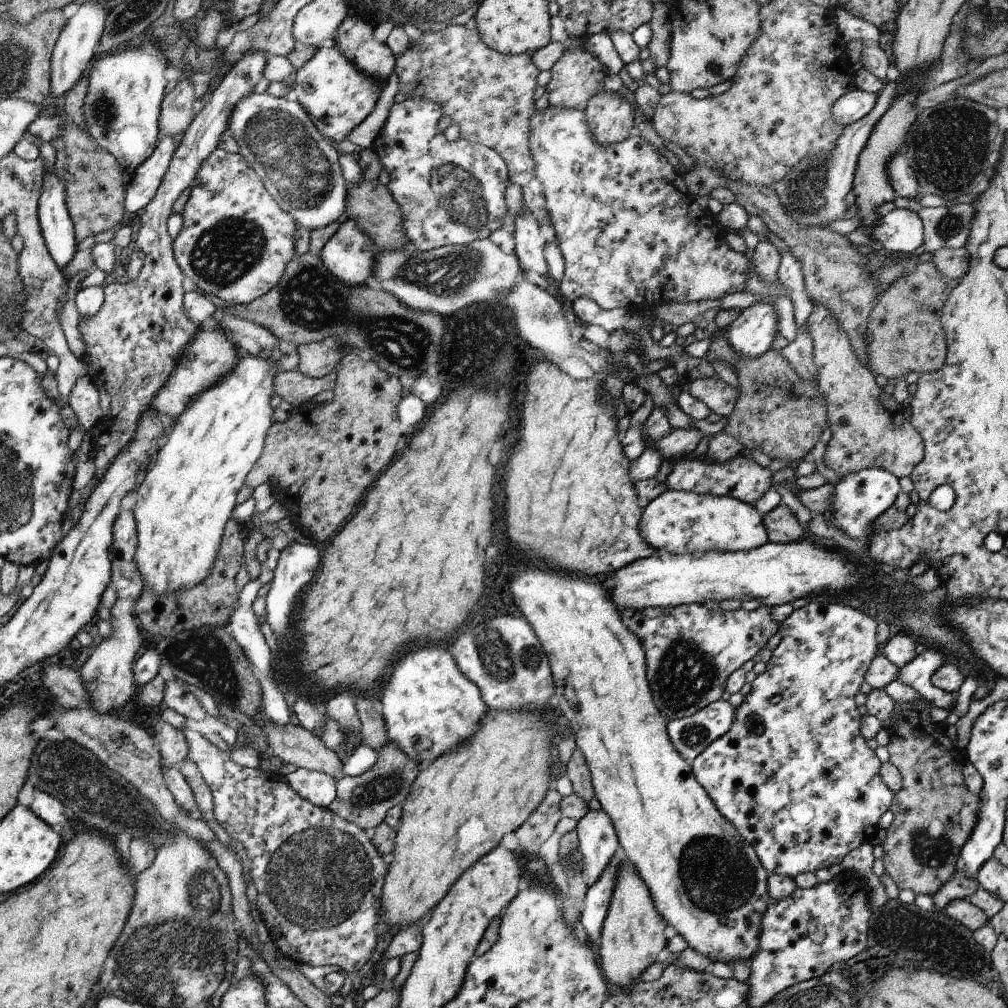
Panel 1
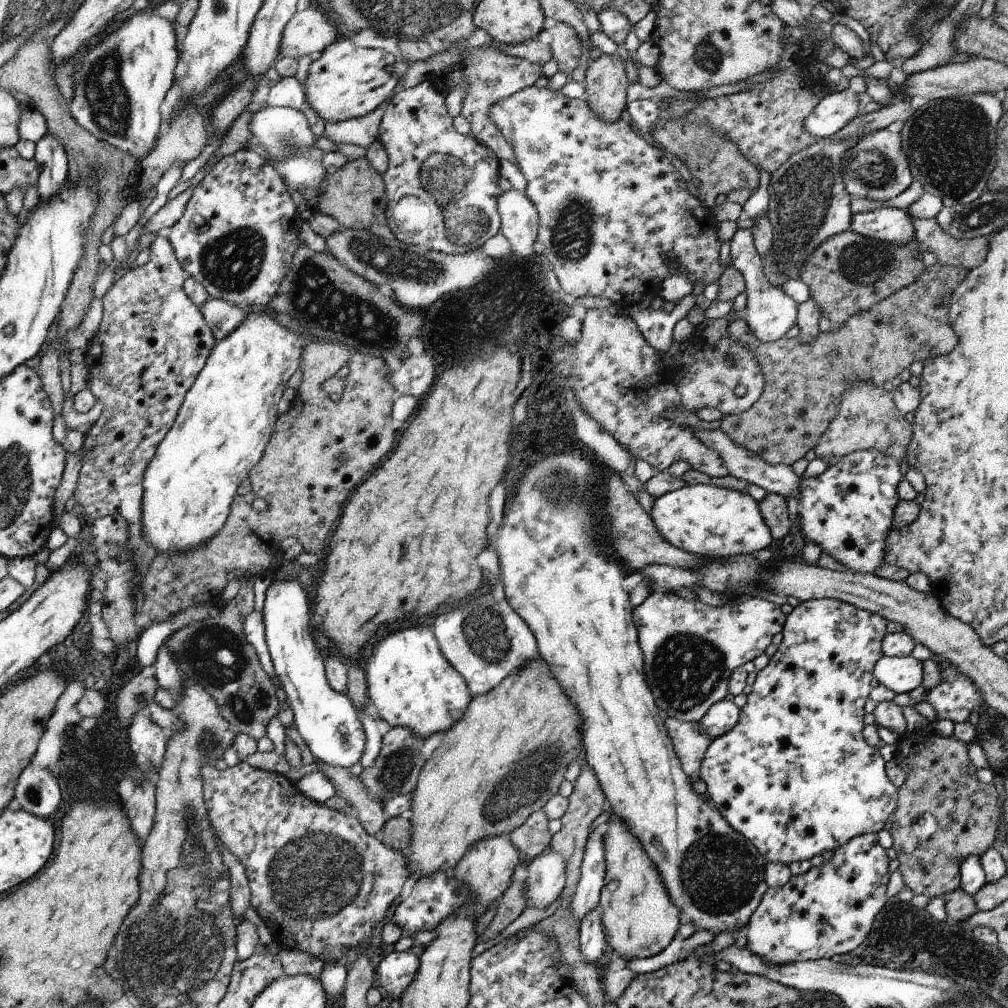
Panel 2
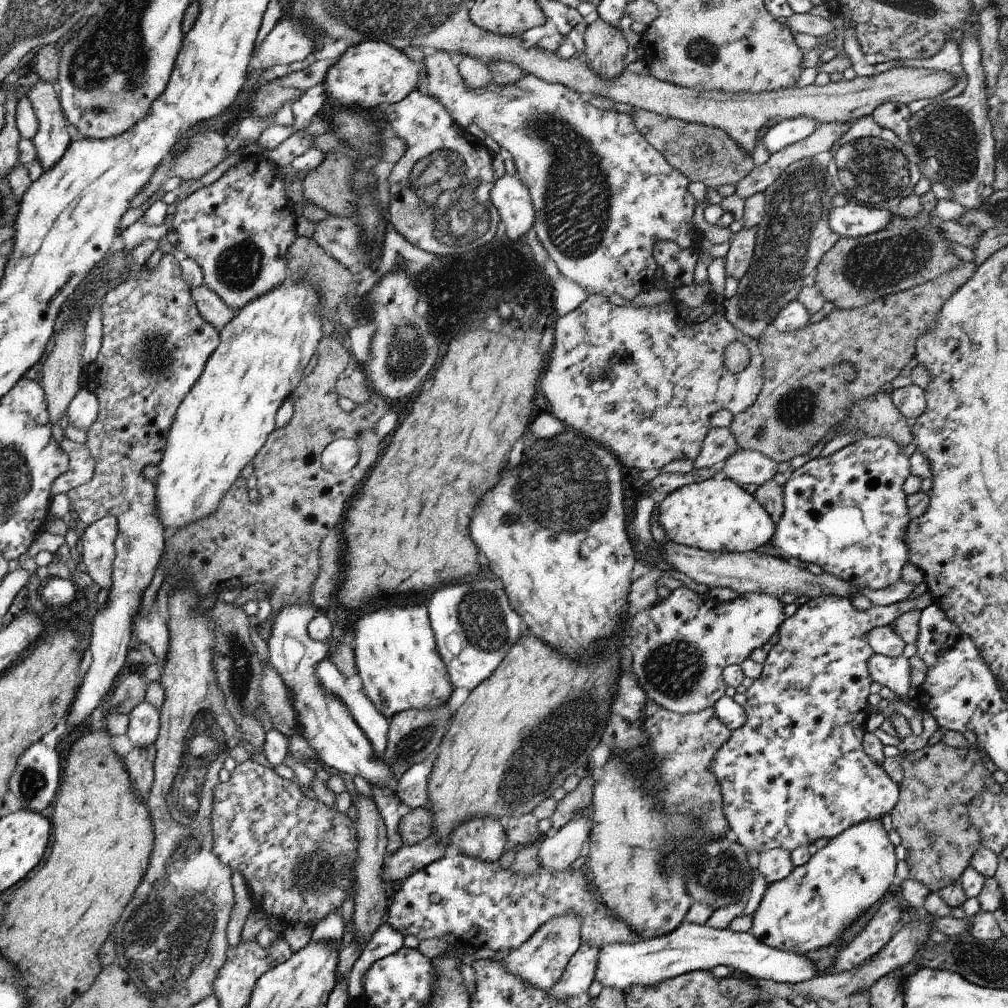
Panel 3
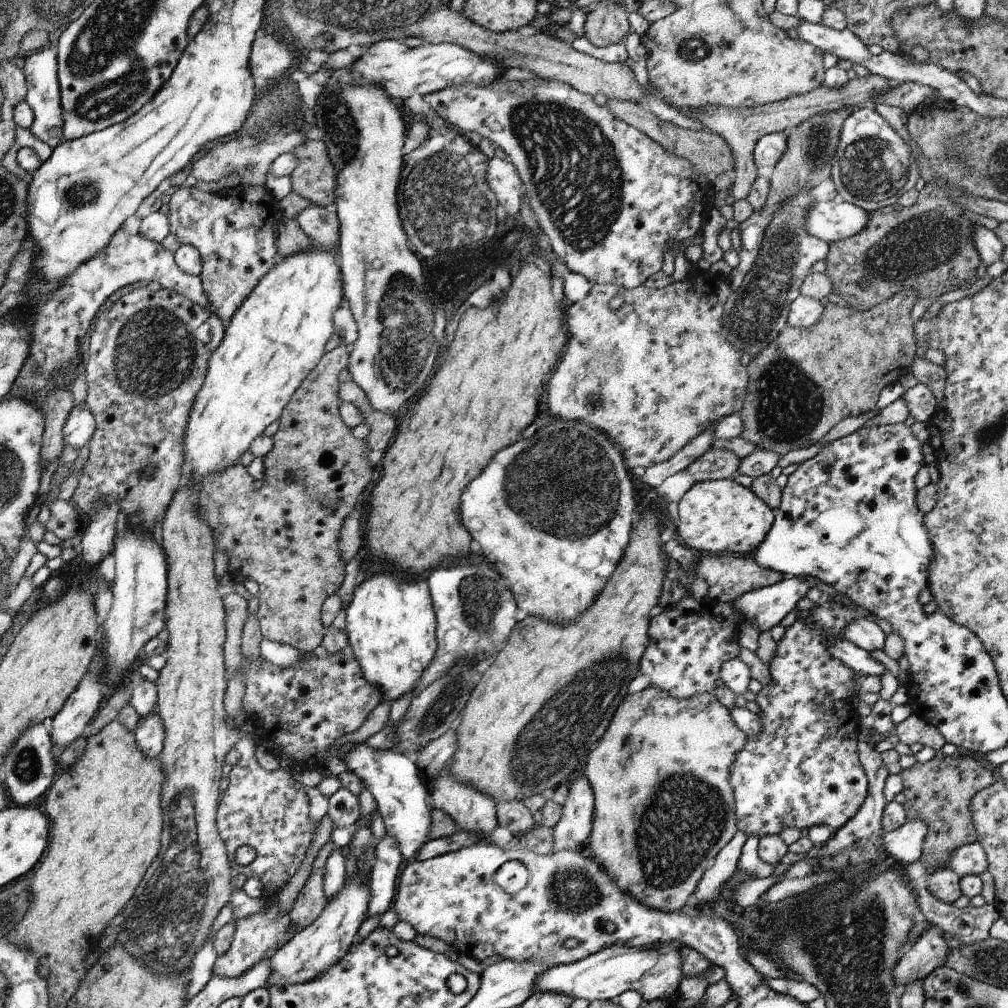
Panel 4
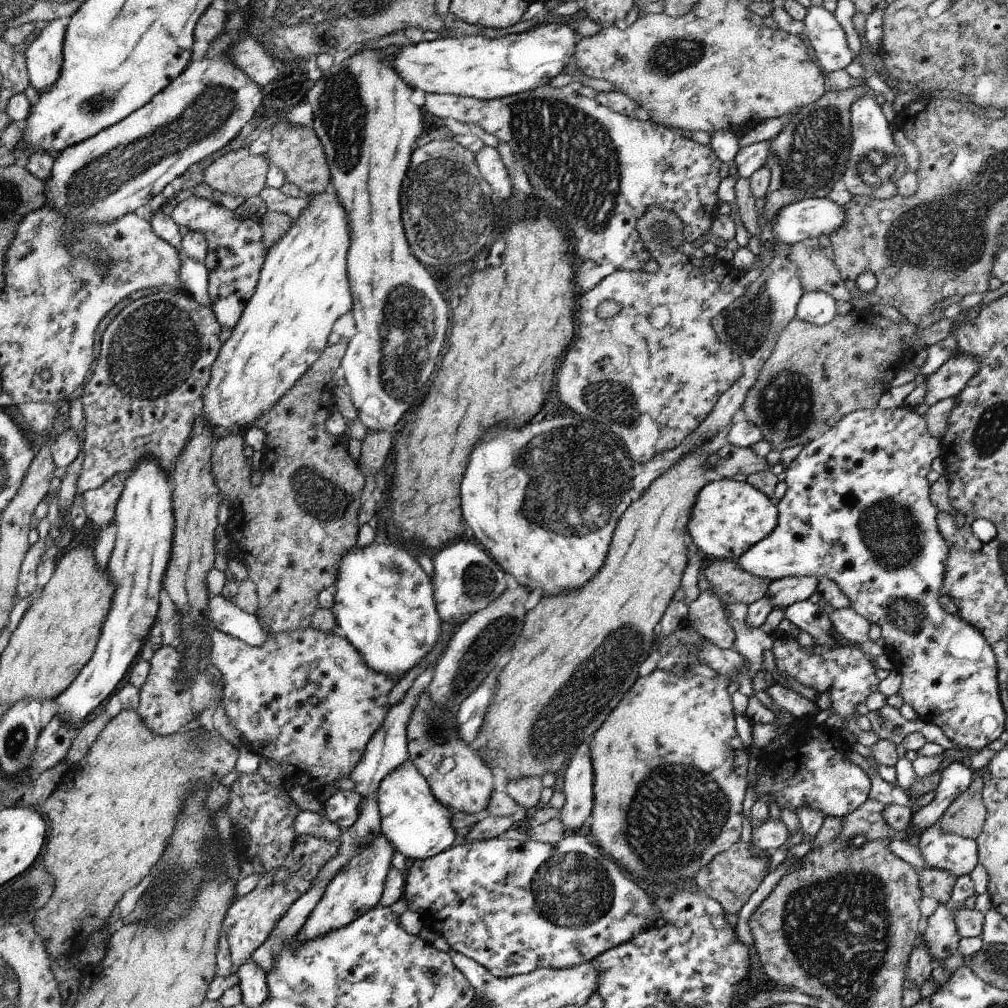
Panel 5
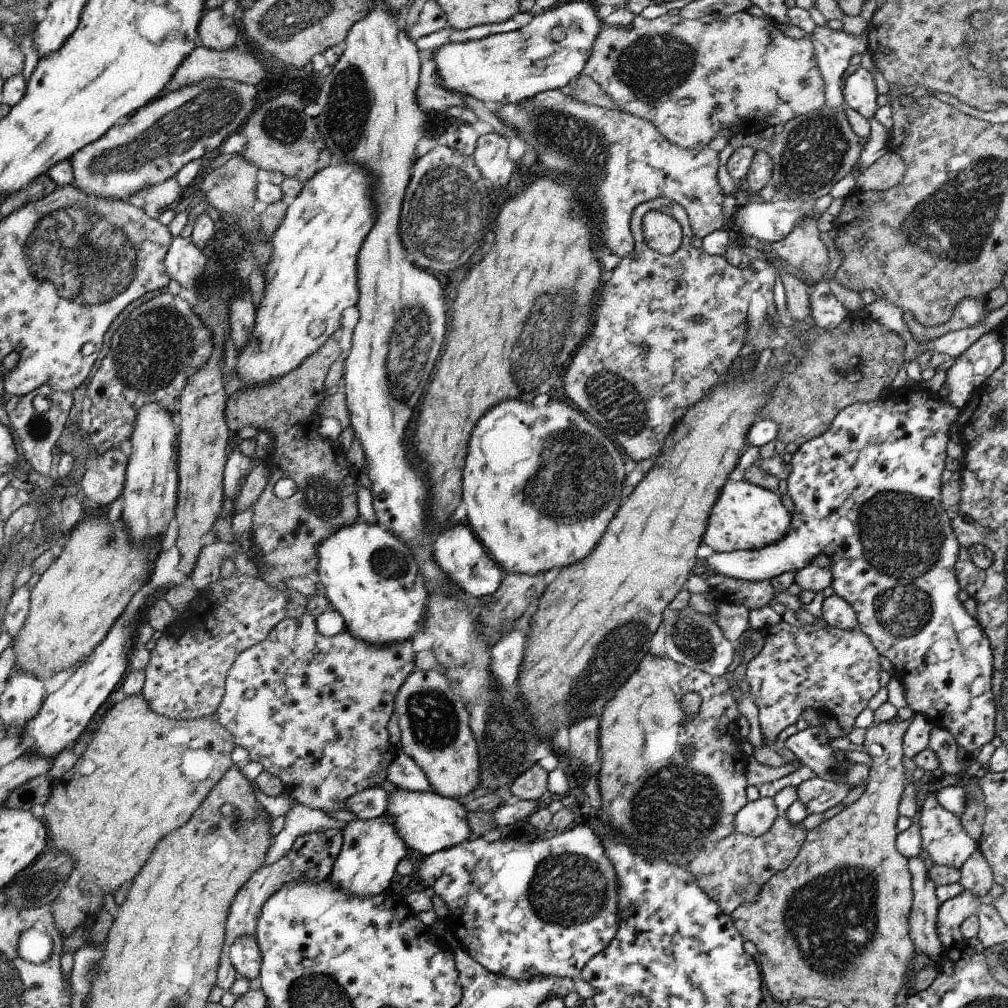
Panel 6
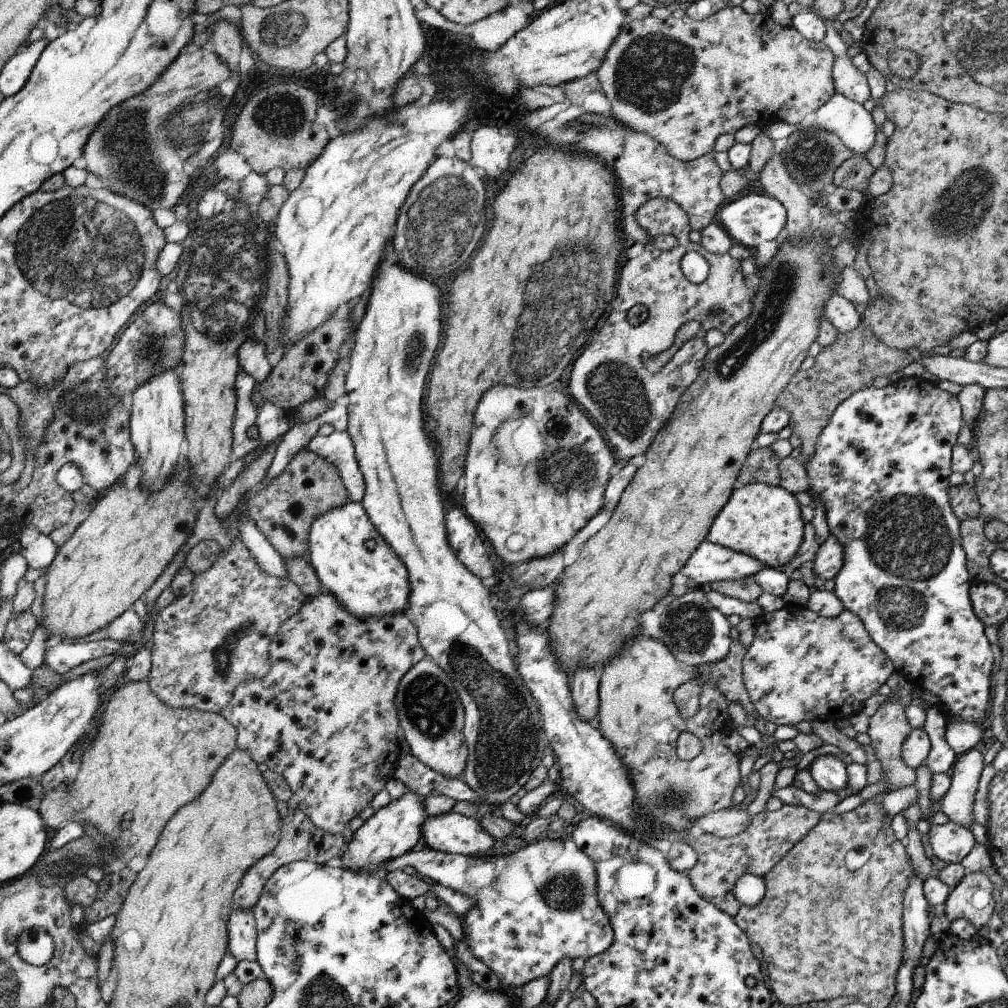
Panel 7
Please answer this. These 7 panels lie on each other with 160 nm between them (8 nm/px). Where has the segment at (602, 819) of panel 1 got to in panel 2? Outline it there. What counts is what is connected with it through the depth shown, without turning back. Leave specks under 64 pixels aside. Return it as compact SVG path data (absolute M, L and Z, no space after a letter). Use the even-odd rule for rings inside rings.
M602 827L591 833L588 831L581 864L581 877L571 902L571 913L579 920L579 926L583 916L599 906L607 869L603 834Z

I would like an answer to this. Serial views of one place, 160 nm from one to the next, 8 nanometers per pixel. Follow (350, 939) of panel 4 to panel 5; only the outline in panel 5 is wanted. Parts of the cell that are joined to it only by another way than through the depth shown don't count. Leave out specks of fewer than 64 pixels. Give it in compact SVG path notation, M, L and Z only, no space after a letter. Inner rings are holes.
M380 834L356 853L356 856L351 857L350 862L330 881L323 899L315 906L309 919L297 934L297 940L302 943L316 941L317 938L335 930L344 929L346 925L350 925L378 905L385 889L388 871L392 867L391 859L395 851L389 839Z

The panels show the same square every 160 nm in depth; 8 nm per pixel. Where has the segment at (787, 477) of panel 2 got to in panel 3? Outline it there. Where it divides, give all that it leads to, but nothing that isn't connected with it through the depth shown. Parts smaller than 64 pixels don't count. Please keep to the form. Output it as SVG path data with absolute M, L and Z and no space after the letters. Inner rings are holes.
M736 449L726 460L721 475L736 481L739 485L760 486L772 481L778 474L778 463L760 451Z

